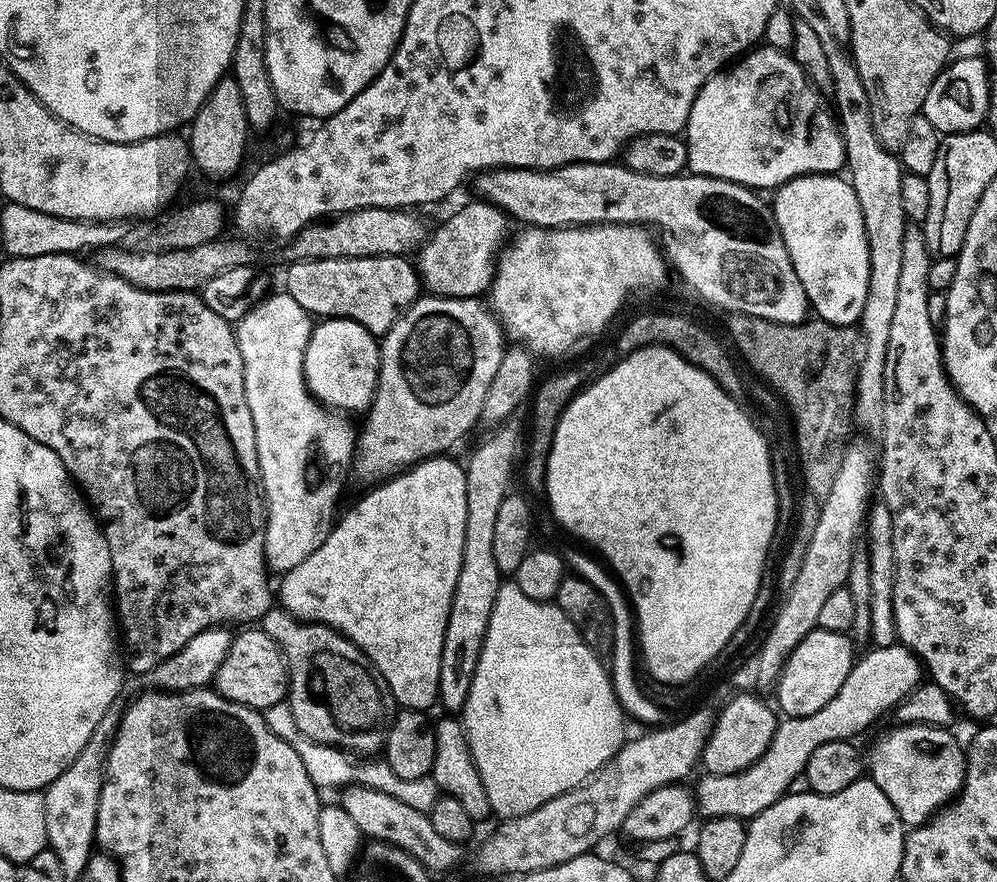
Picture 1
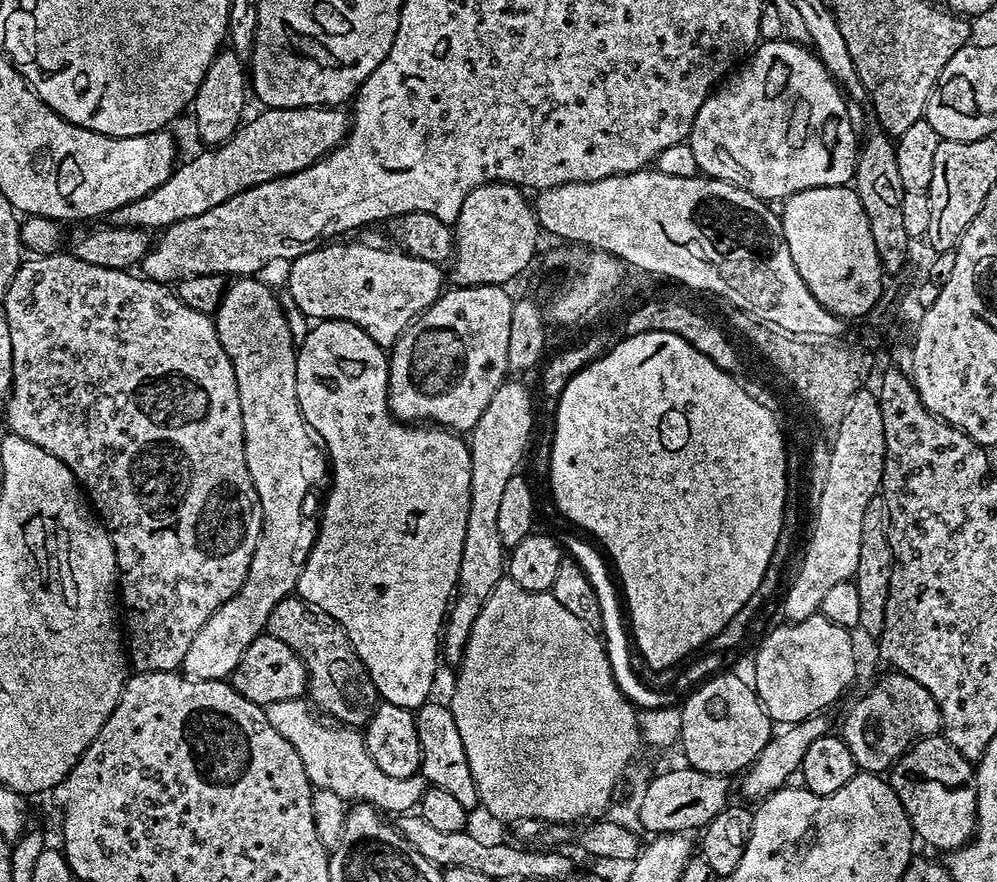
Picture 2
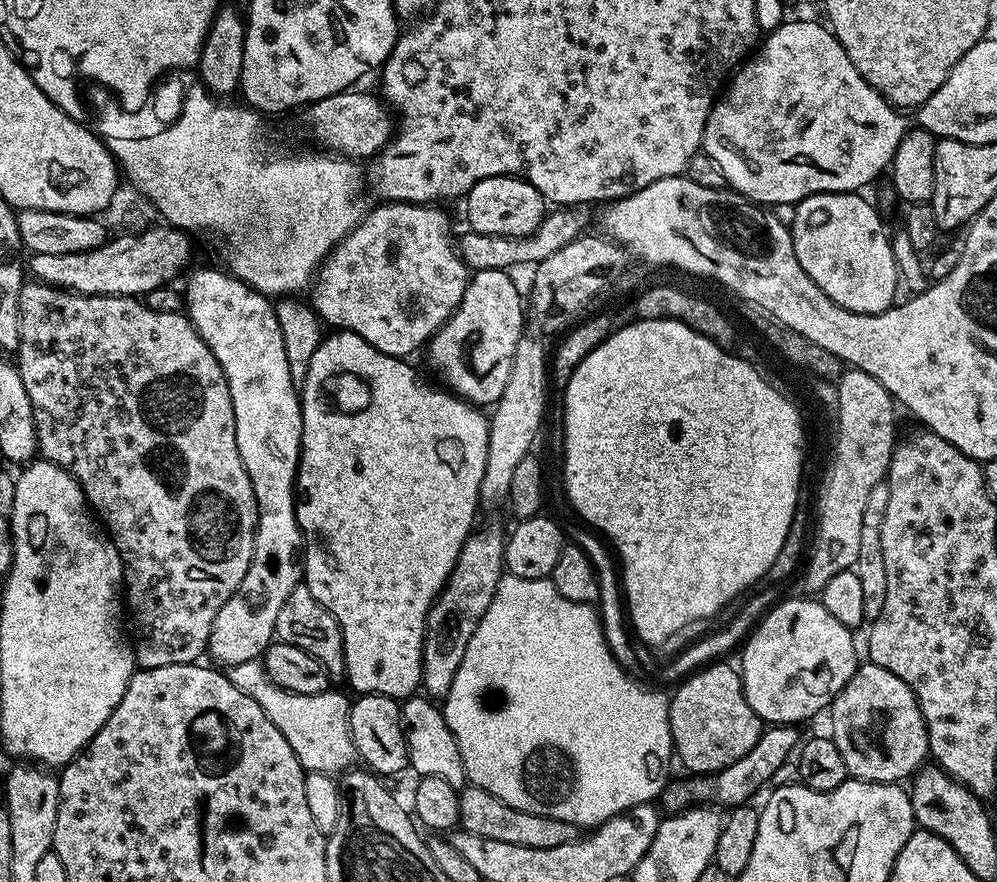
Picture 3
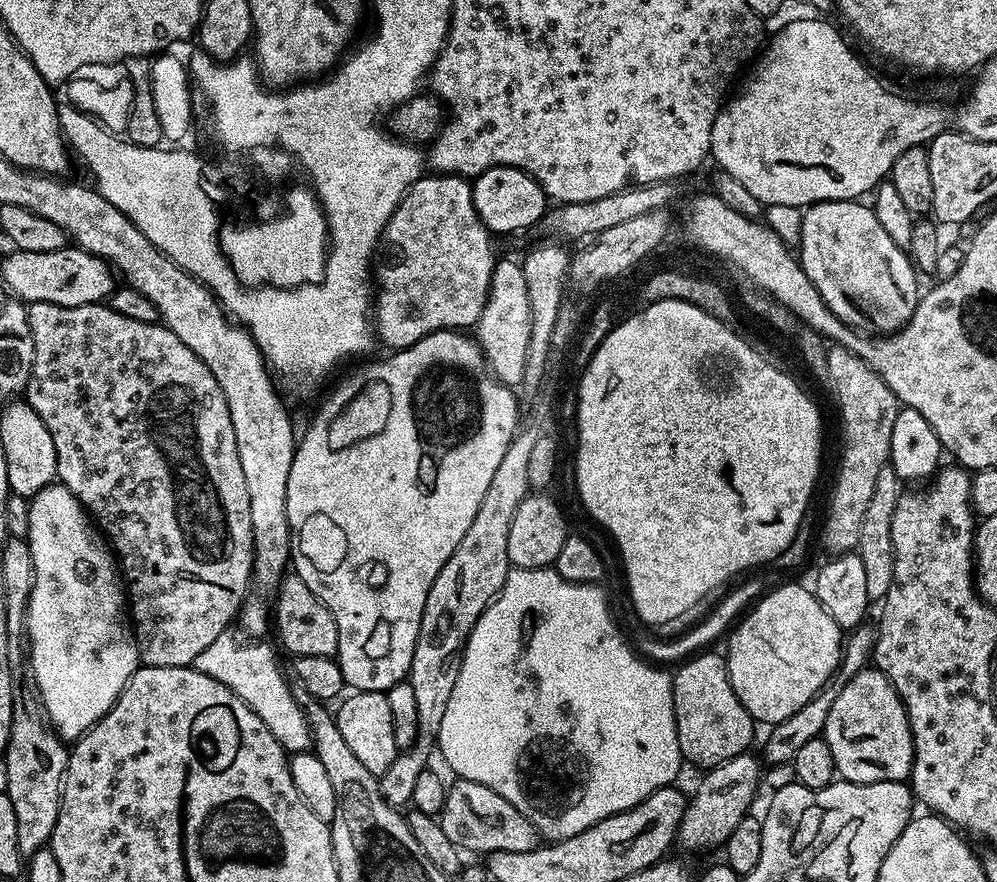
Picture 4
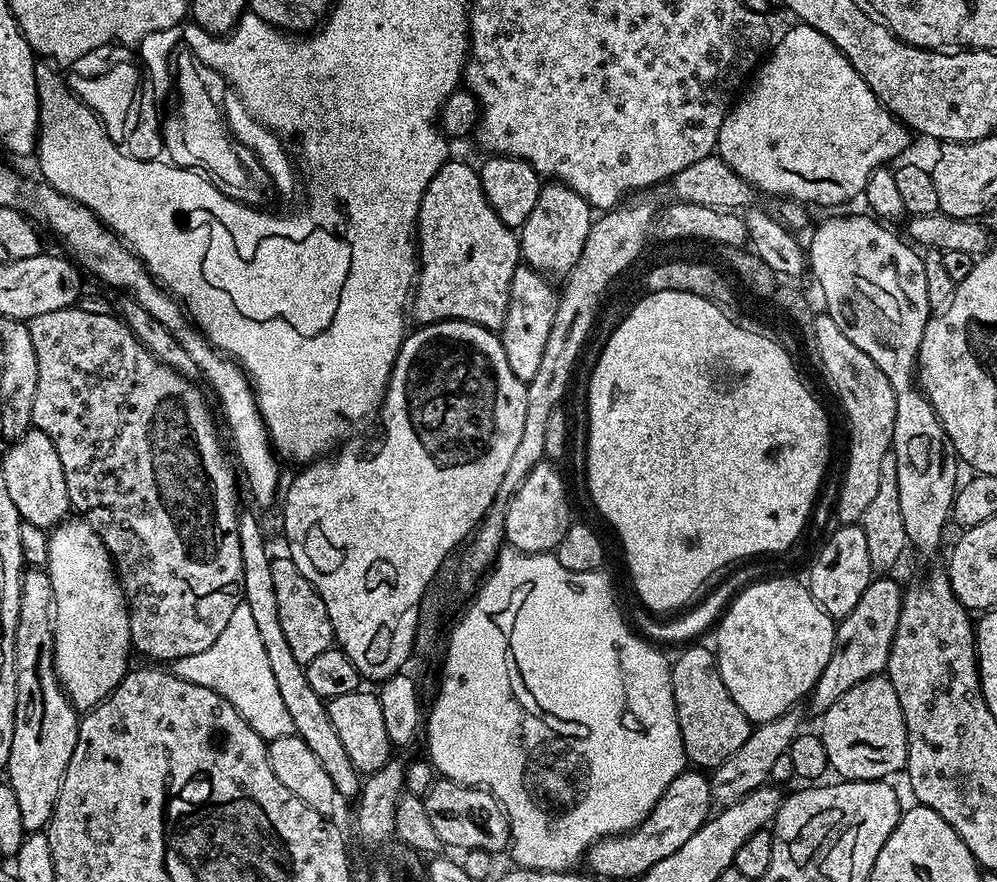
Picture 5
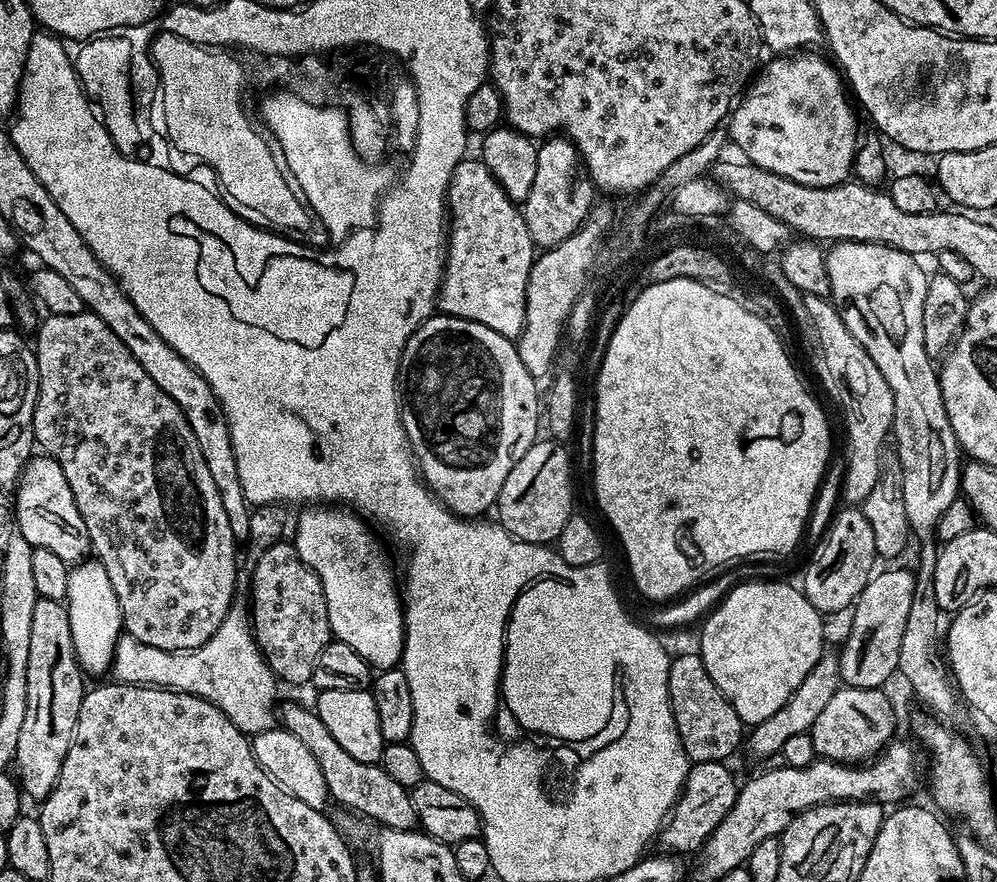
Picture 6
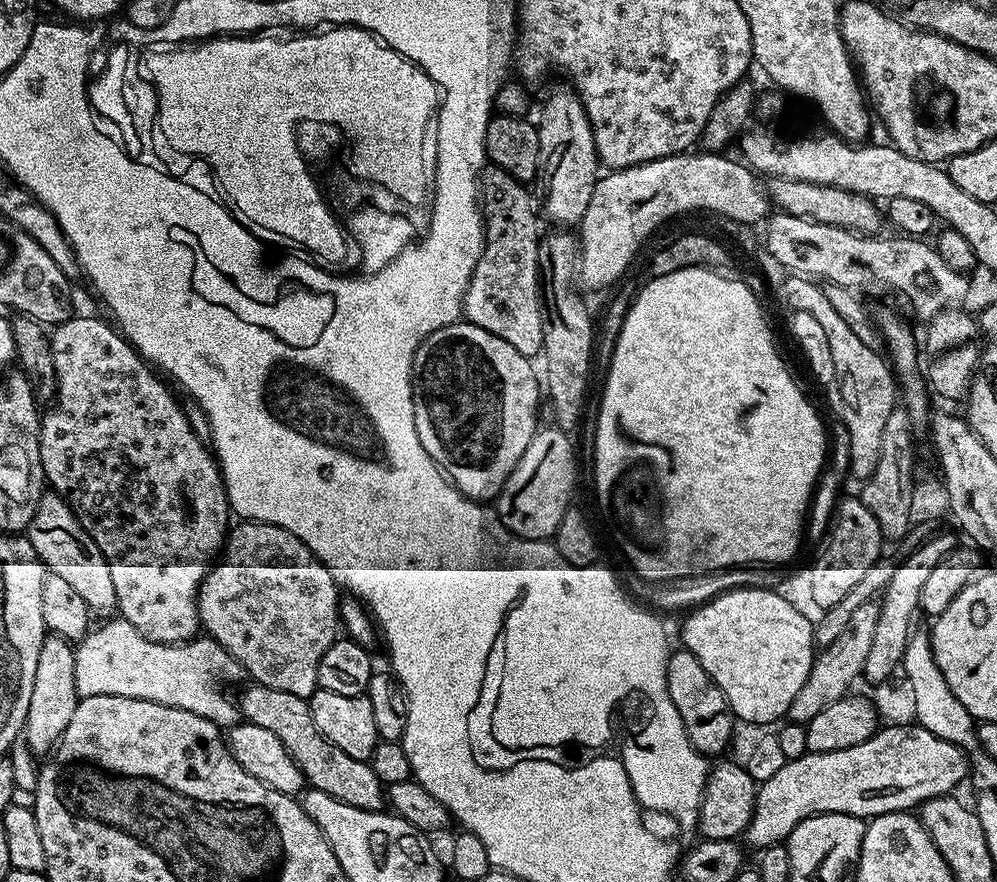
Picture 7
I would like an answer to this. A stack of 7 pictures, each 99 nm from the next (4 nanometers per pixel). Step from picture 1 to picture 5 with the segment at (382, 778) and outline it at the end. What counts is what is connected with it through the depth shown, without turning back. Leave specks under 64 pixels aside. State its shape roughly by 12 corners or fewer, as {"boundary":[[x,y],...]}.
{"boundary":[[250,606],[174,662],[265,742],[294,733]]}

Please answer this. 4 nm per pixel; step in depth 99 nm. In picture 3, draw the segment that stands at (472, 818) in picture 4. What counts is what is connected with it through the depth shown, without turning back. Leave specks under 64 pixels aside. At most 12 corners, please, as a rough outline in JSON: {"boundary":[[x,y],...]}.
{"boundary":[[470,784],[461,829],[549,849],[581,839],[579,824],[510,807]]}

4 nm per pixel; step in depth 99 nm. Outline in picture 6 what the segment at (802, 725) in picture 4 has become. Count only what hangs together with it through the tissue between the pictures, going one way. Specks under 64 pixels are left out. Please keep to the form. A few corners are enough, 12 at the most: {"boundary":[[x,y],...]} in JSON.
{"boundary":[[877,571],[838,649],[849,688],[898,672],[915,571]]}

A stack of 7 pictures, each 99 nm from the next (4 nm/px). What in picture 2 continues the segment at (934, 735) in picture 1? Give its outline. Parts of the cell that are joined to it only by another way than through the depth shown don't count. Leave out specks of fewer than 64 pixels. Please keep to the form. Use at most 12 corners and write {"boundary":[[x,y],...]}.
{"boundary":[[924,736],[890,769],[913,833],[947,854],[976,831],[974,764]]}

